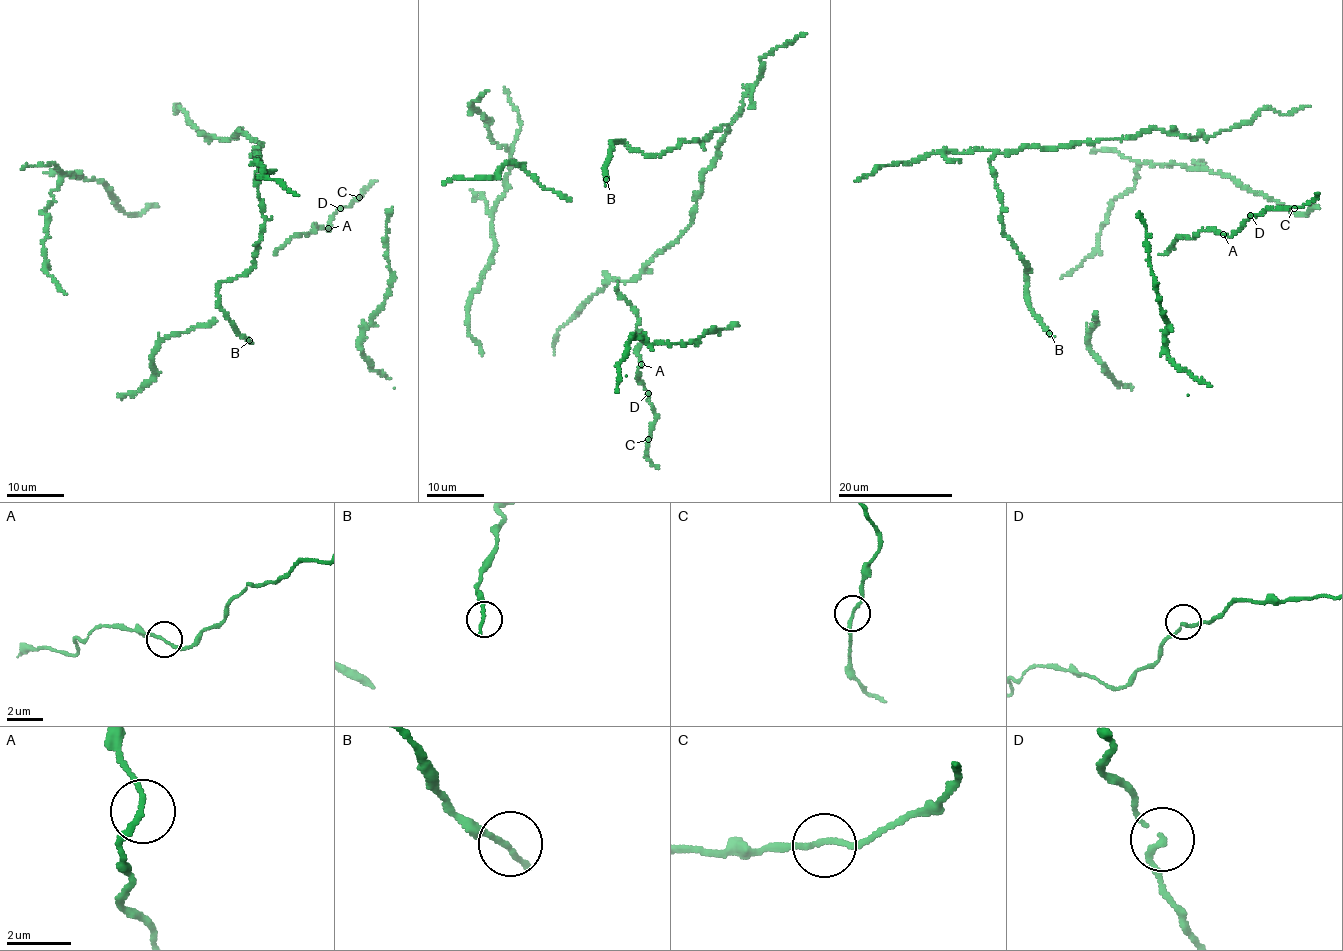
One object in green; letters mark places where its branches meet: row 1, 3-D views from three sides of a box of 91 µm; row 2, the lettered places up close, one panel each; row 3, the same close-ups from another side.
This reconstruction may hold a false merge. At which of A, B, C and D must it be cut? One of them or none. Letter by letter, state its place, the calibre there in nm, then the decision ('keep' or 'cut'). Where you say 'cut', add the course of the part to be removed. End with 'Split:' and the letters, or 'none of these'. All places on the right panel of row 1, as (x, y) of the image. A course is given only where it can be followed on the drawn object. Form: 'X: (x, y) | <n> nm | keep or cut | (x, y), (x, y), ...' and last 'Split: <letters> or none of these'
A: (1223, 234) | 150 nm | keep
B: (1049, 333) | 150 nm | keep
C: (1294, 208) | 160 nm | keep
D: (1250, 215) | 150 nm | keep
Split: none of these

